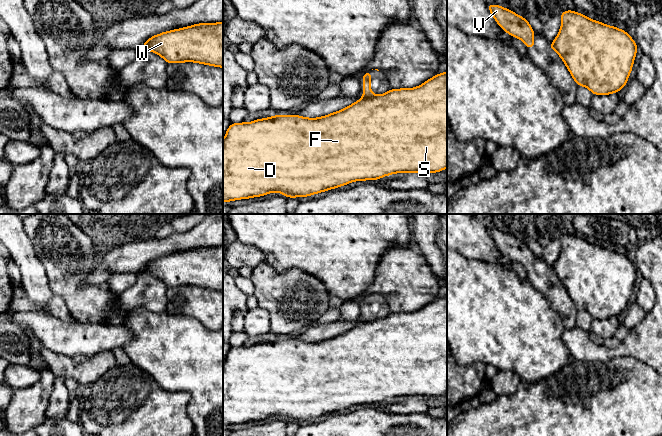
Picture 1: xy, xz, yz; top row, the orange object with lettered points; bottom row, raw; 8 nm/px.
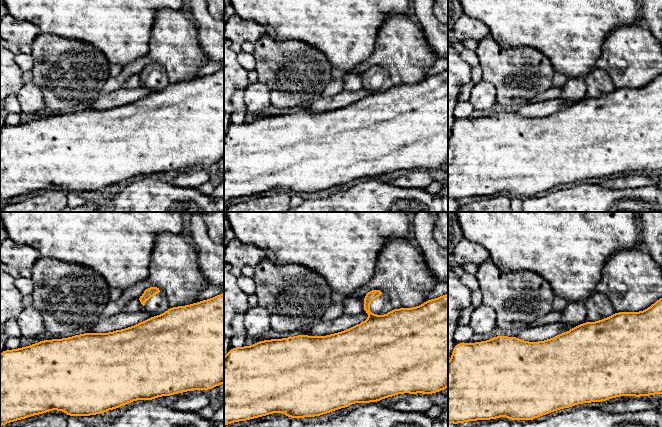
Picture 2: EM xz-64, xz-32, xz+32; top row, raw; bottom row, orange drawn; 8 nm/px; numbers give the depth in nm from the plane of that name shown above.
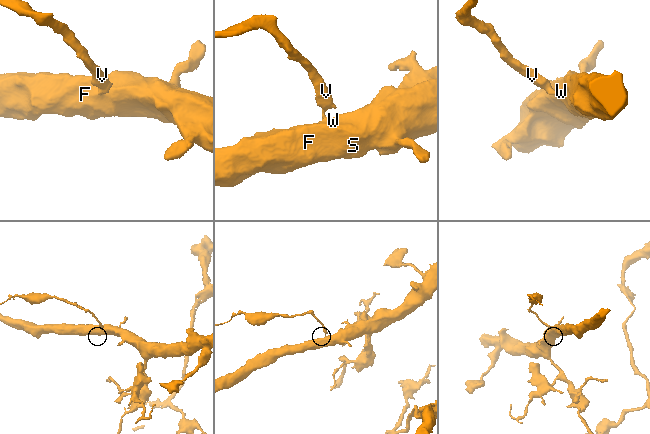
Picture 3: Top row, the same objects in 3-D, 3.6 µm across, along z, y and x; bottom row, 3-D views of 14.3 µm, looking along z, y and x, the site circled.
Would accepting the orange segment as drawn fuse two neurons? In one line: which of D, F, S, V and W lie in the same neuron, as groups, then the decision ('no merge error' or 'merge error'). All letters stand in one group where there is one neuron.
D F S W / V; merge error

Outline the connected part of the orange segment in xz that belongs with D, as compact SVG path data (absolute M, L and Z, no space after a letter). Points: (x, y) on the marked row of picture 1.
M447 71L433 76L422 85L407 89L390 89L382 95L362 98L350 106L319 118L292 115L274 115L250 123L231 123L223 139L223 202L260 197L271 192L280 192L288 198L308 197L347 185L353 181L373 180L394 173L436 173L447 168Z

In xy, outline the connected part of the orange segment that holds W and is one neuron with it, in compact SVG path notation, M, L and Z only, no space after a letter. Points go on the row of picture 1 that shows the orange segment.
M223 21L166 31L150 37L142 47L160 55L167 64L195 62L223 68Z

